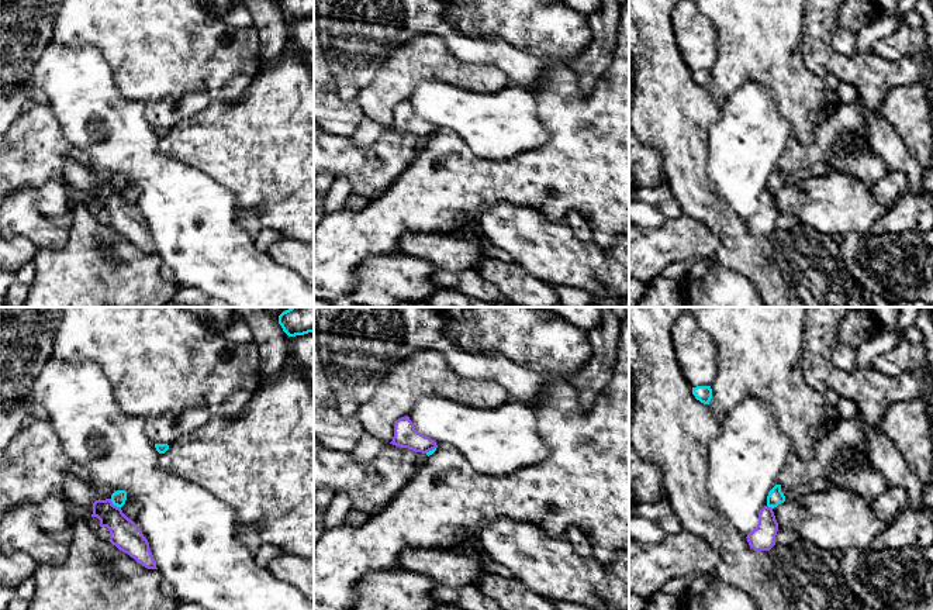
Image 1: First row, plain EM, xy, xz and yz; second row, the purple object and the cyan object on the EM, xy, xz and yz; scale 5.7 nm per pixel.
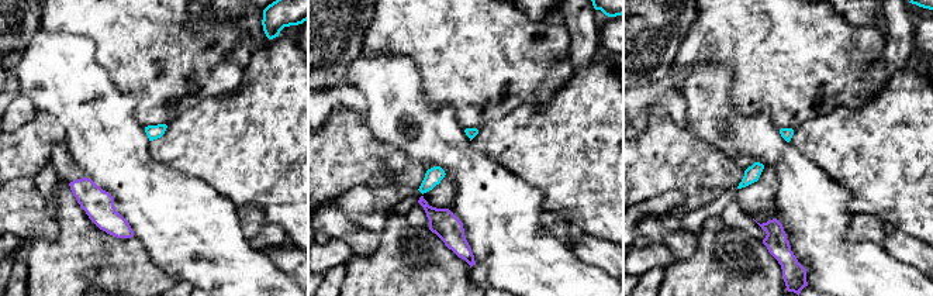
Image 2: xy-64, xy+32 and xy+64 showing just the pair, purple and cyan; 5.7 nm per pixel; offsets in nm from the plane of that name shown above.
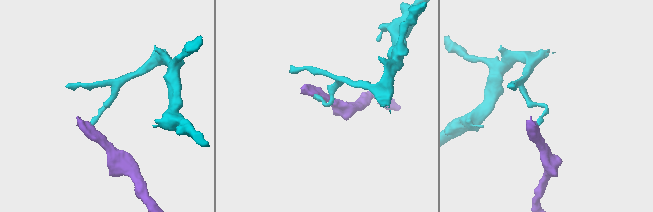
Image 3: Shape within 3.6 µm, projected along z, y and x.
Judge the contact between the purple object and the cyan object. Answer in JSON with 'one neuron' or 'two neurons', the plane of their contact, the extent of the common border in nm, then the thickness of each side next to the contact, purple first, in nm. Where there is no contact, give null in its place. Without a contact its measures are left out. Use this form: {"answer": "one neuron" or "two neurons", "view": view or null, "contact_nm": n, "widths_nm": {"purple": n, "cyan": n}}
{"answer": "two neurons", "view": "xy", "contact_nm": 90, "widths_nm": {"purple": 170, "cyan": 90}}

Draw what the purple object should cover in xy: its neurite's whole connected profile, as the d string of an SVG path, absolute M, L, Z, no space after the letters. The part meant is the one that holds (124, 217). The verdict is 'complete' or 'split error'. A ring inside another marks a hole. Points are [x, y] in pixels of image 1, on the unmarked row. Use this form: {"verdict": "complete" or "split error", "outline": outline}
{"verdict": "complete", "outline": "M111 183L96 185L93 187L91 201L100 204L100 211L108 213L108 225L120 235L128 238L148 254L158 254L149 234L149 227L144 221L141 213L129 204L120 192L114 190Z"}

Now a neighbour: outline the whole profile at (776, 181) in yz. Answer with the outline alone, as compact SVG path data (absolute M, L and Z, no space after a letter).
M775 169L768 180L767 180L767 190L774 193L777 192L778 189L784 187L785 186L785 180L784 178L781 176L781 169Z

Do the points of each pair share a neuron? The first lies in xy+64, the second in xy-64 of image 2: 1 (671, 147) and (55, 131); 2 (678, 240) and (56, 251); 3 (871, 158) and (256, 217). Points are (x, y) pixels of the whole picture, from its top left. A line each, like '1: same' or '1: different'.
1: same
2: different
3: different

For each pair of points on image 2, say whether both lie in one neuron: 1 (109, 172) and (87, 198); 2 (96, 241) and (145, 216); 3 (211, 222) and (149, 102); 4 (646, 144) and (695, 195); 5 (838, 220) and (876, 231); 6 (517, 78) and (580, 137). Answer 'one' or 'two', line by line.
1: two
2: two
3: two
4: one
5: two
6: two

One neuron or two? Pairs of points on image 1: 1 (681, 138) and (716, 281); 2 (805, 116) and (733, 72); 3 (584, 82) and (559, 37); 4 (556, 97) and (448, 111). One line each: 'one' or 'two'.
1: two
2: one
3: two
4: two

